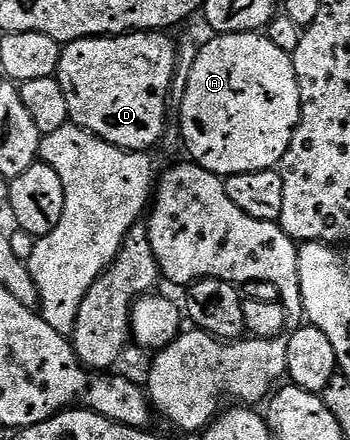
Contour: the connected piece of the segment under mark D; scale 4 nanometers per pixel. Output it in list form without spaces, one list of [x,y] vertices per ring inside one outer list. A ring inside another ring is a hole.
[[[134,31],[108,37],[84,37],[68,42],[62,48],[55,76],[63,87],[63,95],[67,95],[70,122],[82,125],[88,133],[94,133],[118,149],[152,150],[152,145],[156,141],[160,142],[167,133],[165,105],[170,104],[177,57],[178,46],[175,41],[161,31]]]

